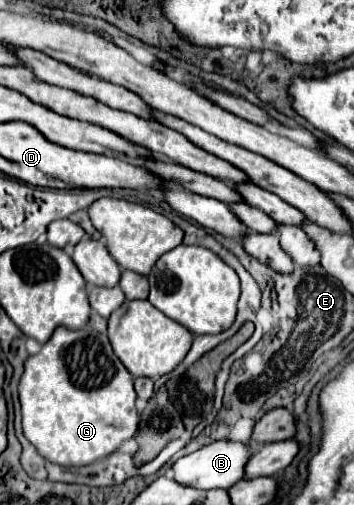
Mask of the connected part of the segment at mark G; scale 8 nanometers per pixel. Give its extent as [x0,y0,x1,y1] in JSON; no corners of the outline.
[20,327,140,467]

